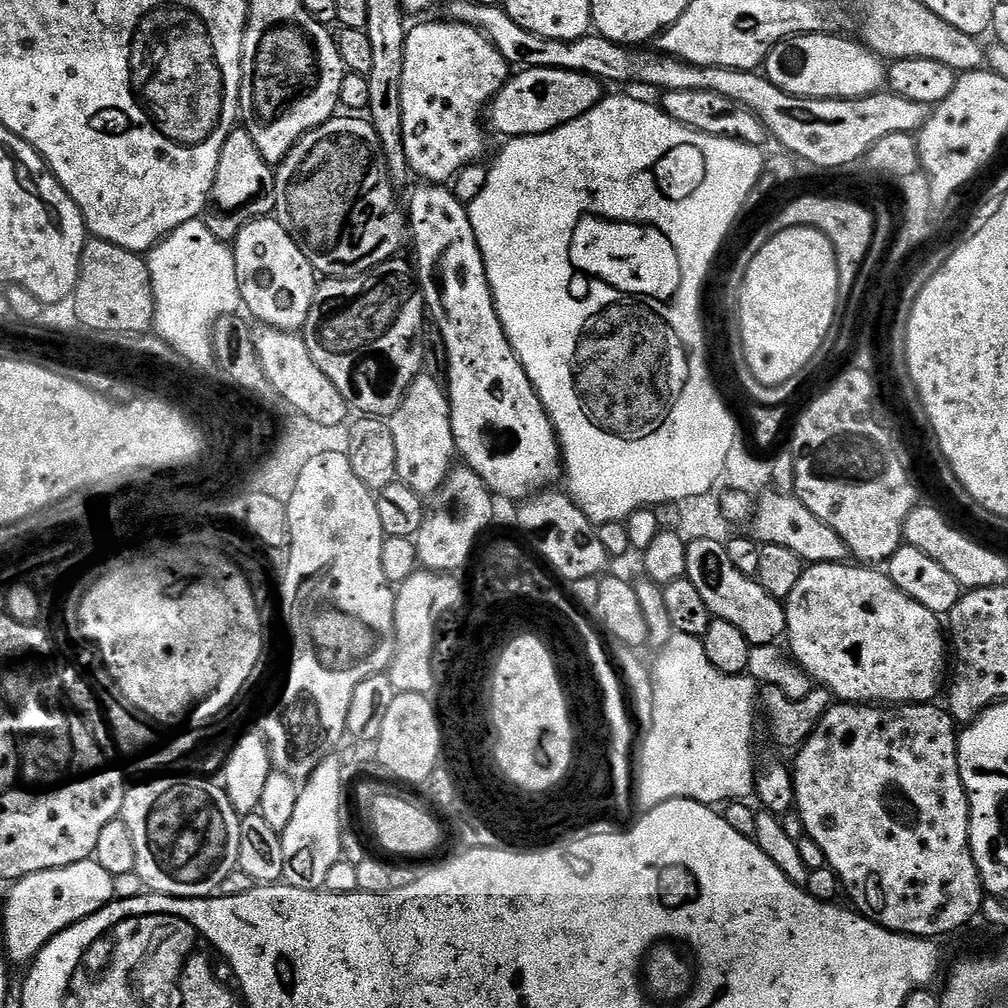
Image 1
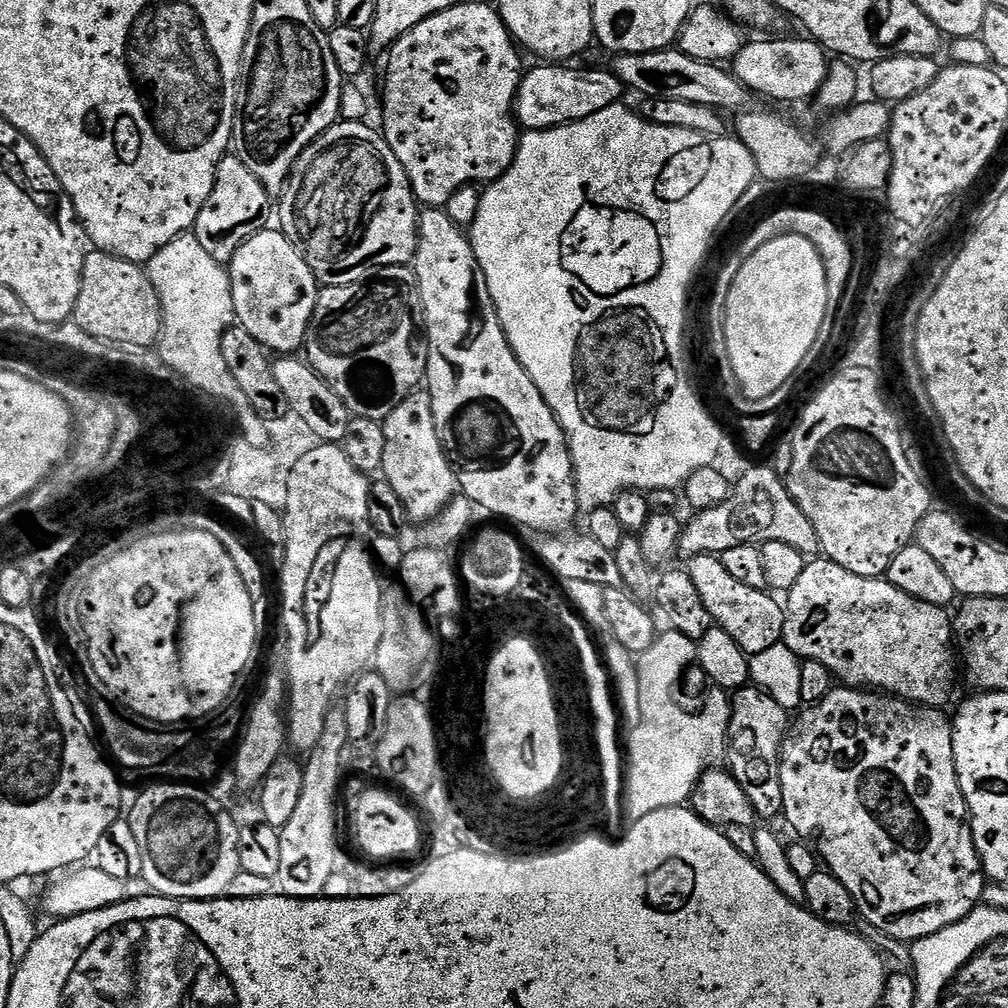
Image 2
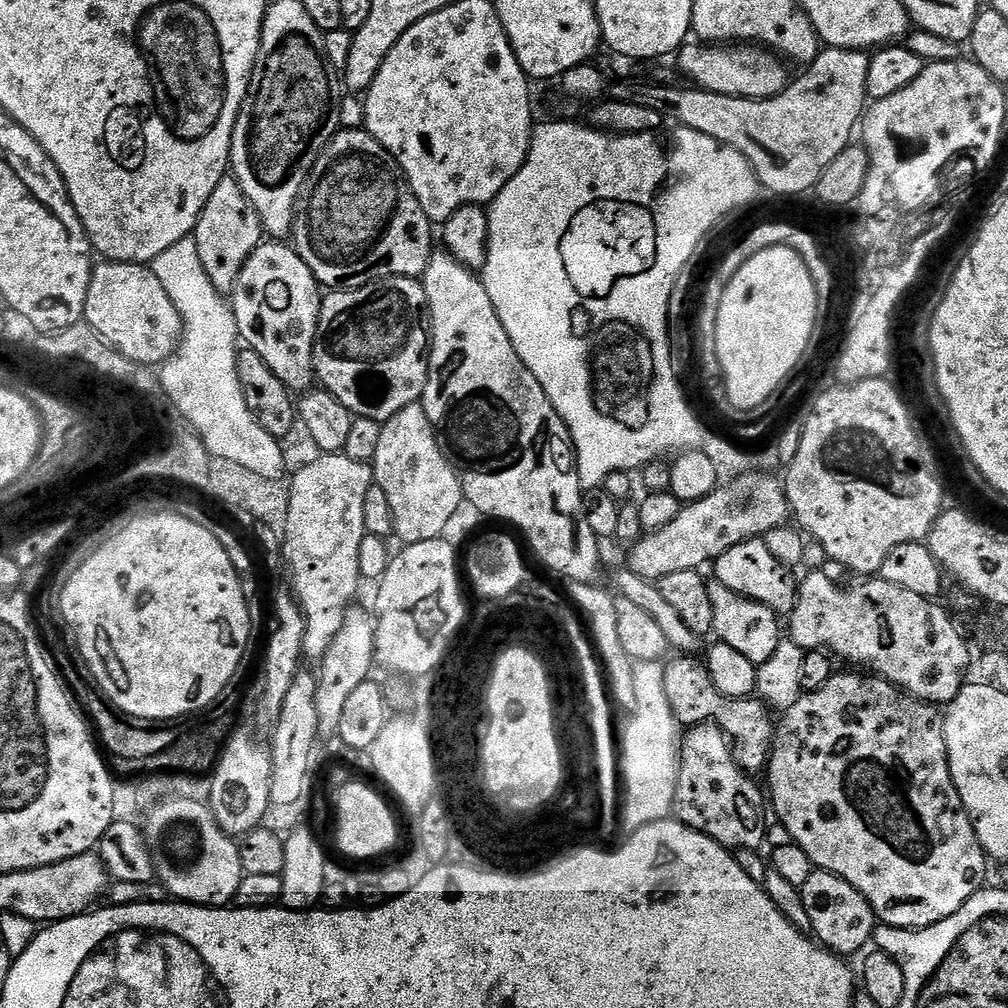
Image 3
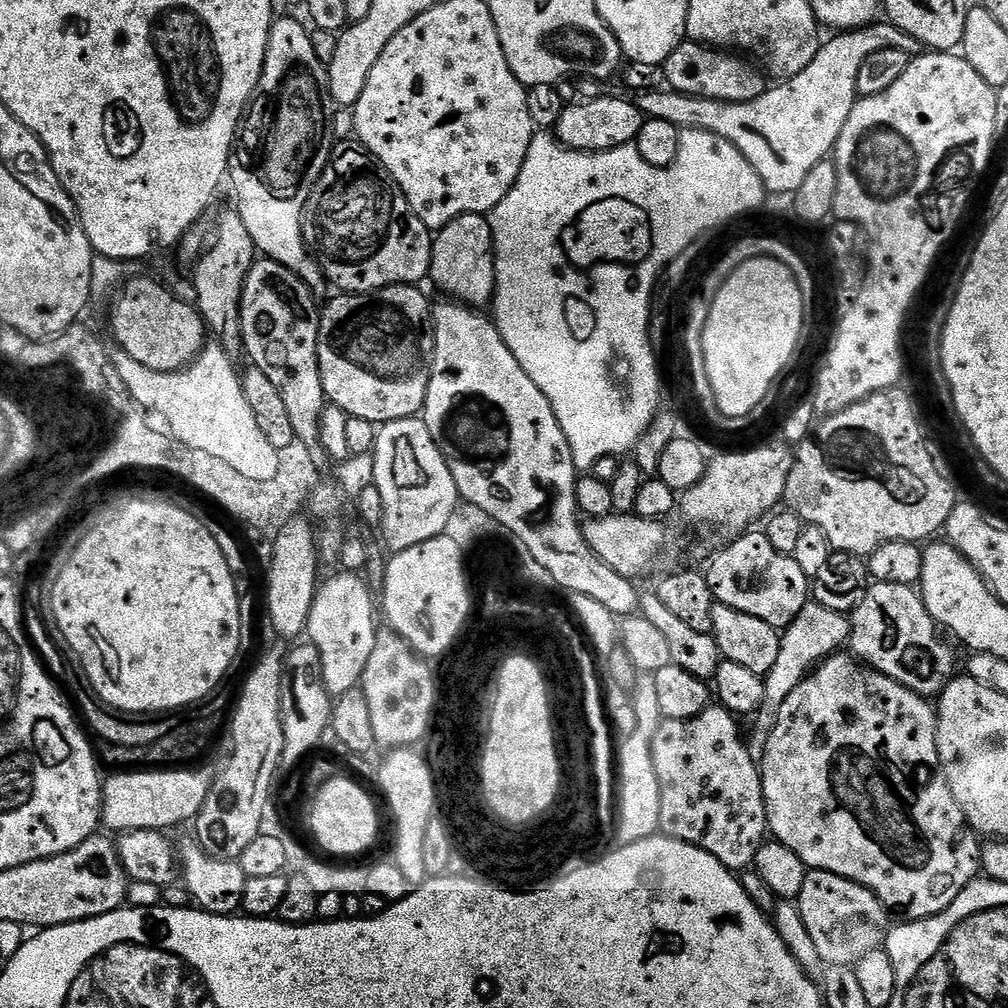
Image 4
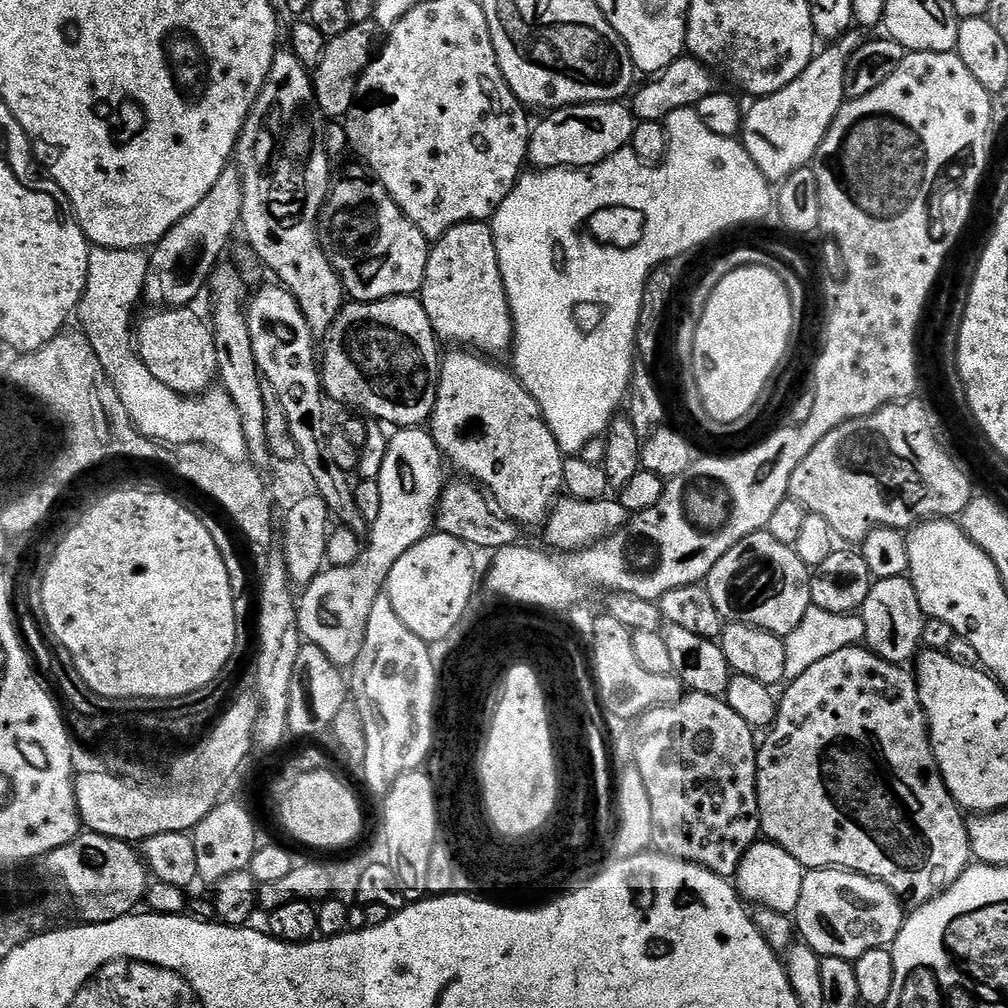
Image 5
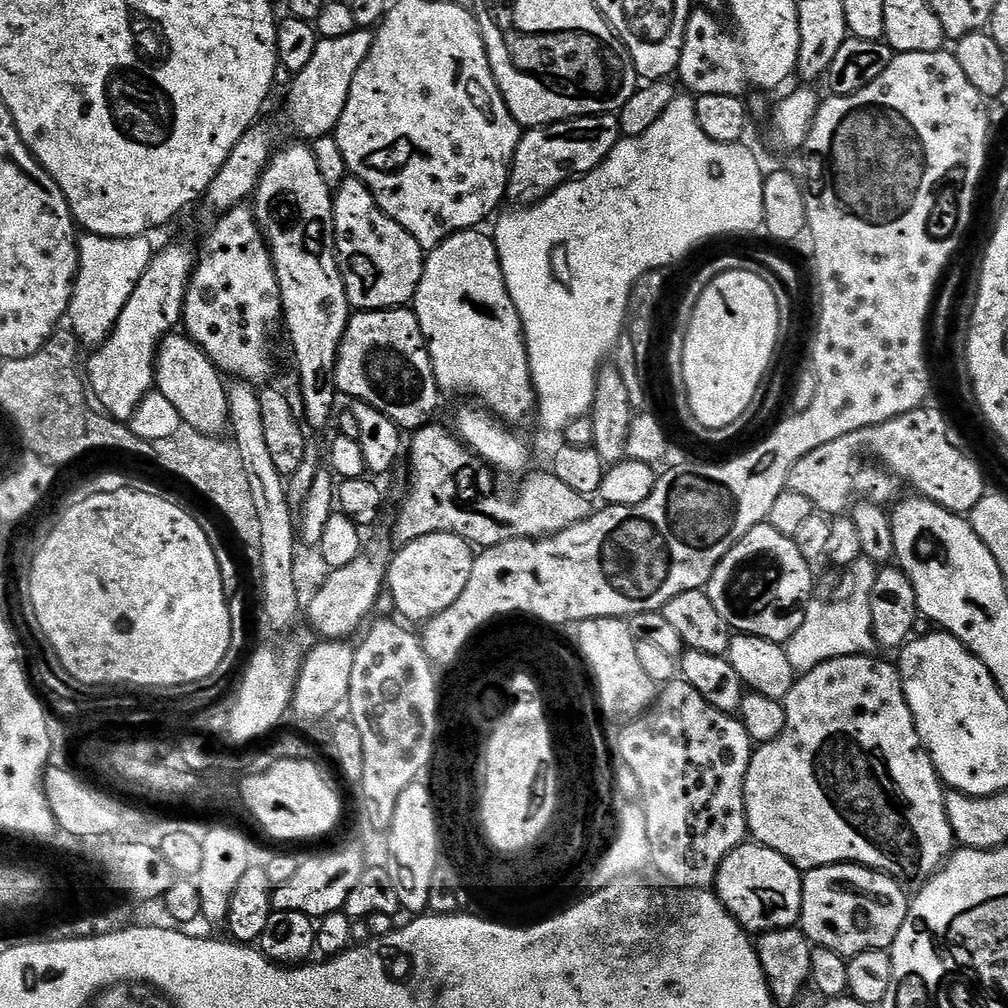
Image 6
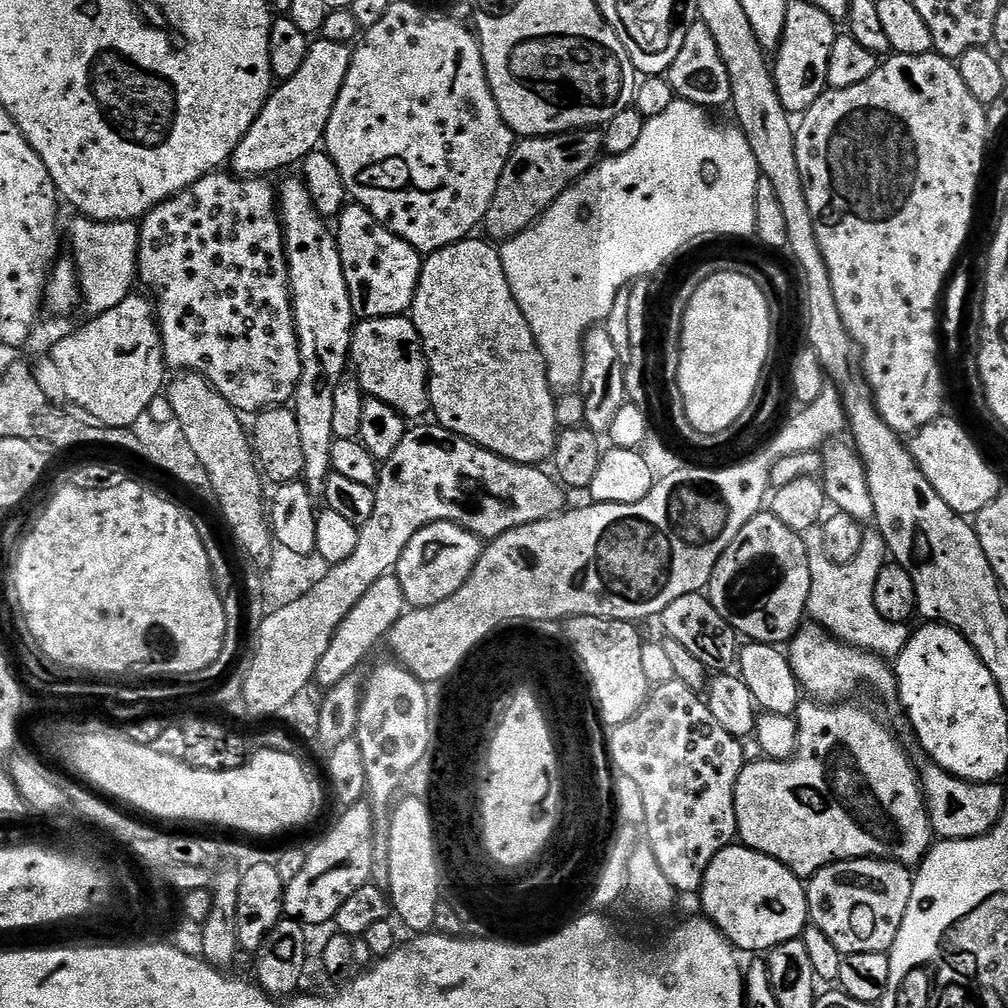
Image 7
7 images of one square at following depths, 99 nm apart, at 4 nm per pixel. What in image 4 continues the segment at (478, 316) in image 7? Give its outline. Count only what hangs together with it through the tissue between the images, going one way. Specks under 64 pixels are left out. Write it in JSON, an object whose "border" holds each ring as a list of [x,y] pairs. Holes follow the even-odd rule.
{"border":[[[462,214],[458,218],[454,218],[454,222],[450,222],[444,228],[439,229],[439,231],[435,233],[432,242],[432,270],[430,273],[430,280],[433,280],[433,282],[436,283],[446,295],[448,295],[445,297],[451,298],[453,301],[461,304],[467,304],[477,310],[483,309],[485,307],[483,304],[491,305],[493,303],[496,294],[496,253],[492,242],[492,226],[487,215]]]}

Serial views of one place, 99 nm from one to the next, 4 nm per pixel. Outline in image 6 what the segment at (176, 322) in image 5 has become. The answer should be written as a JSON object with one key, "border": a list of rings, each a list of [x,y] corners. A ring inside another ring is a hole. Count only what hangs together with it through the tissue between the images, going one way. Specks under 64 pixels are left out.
{"border":[[[187,334],[176,335],[165,336],[164,341],[160,343],[160,351],[156,353],[155,391],[160,392],[162,397],[166,398],[175,410],[178,410],[181,421],[187,427],[198,430],[201,437],[215,437],[217,434],[223,433],[220,431],[223,428],[225,431],[228,424],[228,390],[225,377],[220,369],[214,366],[214,362],[210,362],[210,358]]]}

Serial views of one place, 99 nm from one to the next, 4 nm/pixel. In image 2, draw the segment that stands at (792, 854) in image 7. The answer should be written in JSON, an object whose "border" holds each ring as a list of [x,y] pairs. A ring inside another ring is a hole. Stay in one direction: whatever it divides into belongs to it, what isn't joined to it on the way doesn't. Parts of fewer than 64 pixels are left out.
{"border":[[[836,686],[826,694],[826,698],[815,701],[812,708],[805,707],[800,717],[791,721],[788,737],[780,751],[780,773],[782,774],[783,819],[797,832],[801,841],[807,842],[818,853],[819,859],[826,865],[827,871],[839,878],[842,886],[850,890],[856,904],[859,919],[864,919],[872,928],[877,928],[884,936],[892,940],[915,942],[946,926],[954,926],[966,918],[981,903],[984,895],[986,877],[980,865],[980,855],[974,846],[972,822],[968,818],[966,798],[958,782],[958,770],[954,762],[954,734],[952,720],[947,711],[914,704],[911,700],[902,700],[899,696],[881,694],[876,690],[865,690],[855,686]]]}

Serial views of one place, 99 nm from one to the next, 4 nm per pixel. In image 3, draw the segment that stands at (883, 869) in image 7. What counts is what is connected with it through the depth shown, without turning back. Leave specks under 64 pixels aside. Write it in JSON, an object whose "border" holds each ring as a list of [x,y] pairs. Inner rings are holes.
{"border":[[[813,870],[799,889],[806,914],[810,914],[811,935],[828,951],[841,958],[852,958],[855,952],[863,953],[873,943],[878,927],[876,915],[870,902],[866,902],[850,882],[838,878],[833,872]]]}

